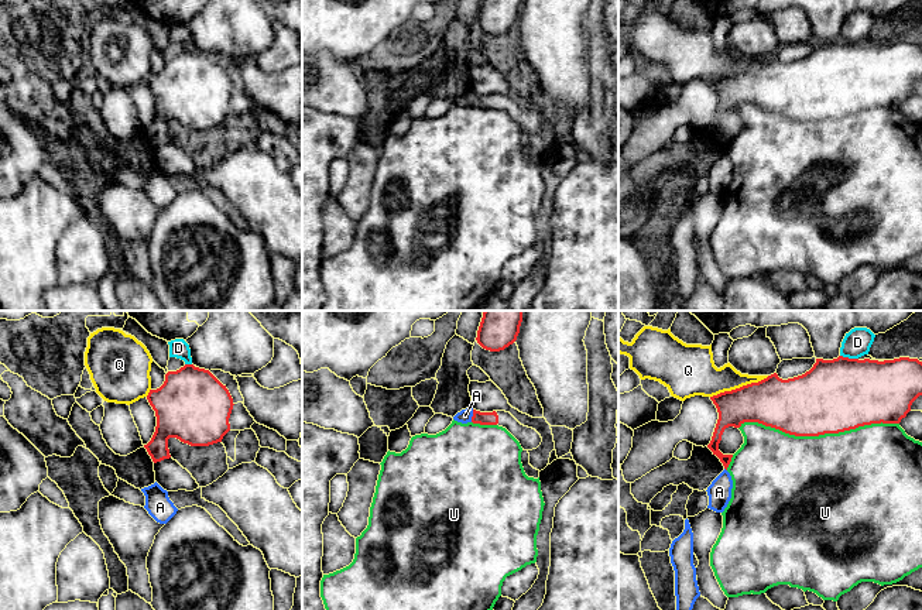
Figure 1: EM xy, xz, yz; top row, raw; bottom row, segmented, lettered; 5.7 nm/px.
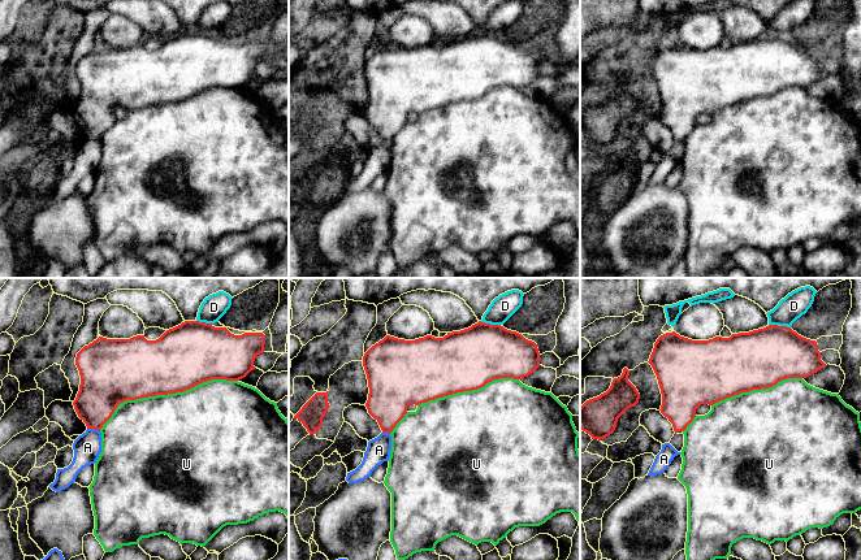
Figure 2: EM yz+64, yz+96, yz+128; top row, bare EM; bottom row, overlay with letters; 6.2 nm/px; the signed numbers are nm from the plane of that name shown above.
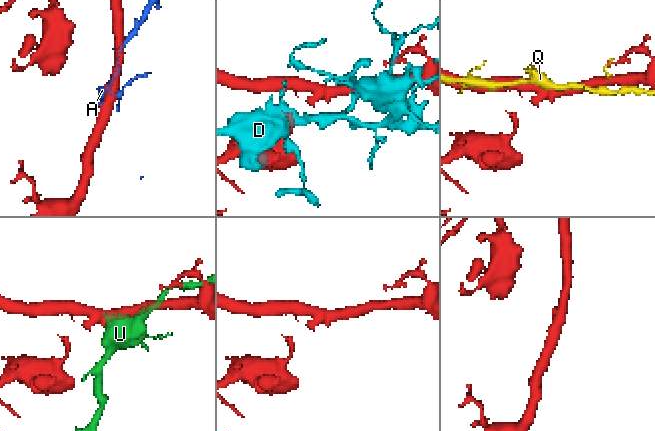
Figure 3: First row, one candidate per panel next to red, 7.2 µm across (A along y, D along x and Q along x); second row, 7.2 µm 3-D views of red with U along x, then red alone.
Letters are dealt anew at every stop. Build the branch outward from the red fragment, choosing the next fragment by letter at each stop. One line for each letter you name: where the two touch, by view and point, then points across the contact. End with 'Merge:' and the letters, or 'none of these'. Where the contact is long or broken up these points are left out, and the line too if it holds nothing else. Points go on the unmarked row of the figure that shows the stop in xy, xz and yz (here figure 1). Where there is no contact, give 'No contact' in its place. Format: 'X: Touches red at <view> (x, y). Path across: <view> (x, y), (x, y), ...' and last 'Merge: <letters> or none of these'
Merge: none of these

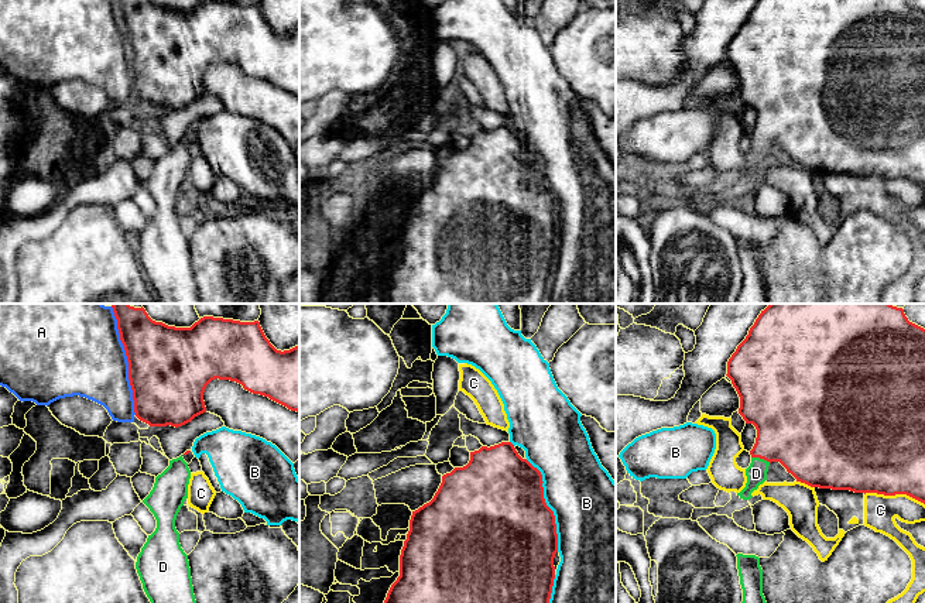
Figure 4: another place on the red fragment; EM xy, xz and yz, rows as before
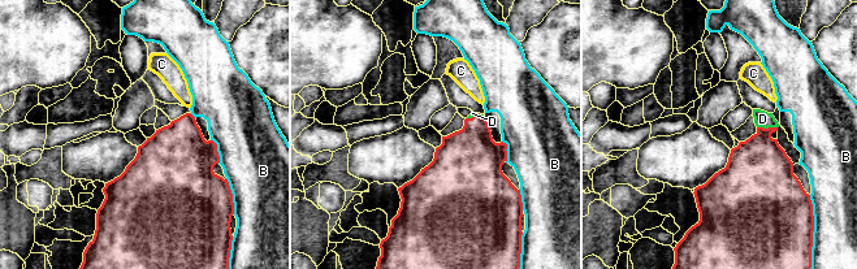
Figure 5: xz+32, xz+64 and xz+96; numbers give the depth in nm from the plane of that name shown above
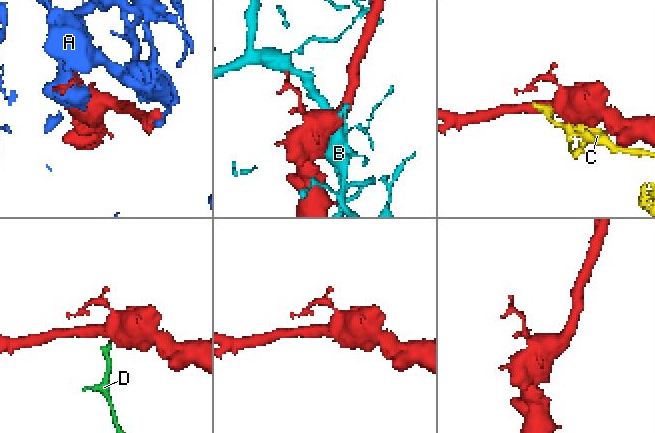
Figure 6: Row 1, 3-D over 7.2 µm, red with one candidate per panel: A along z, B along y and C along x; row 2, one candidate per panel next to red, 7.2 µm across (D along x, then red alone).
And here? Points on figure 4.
D: Touches red at yz (761, 141). Path across: yz (794, 112), (761, 141), (756, 157)
Merge: D

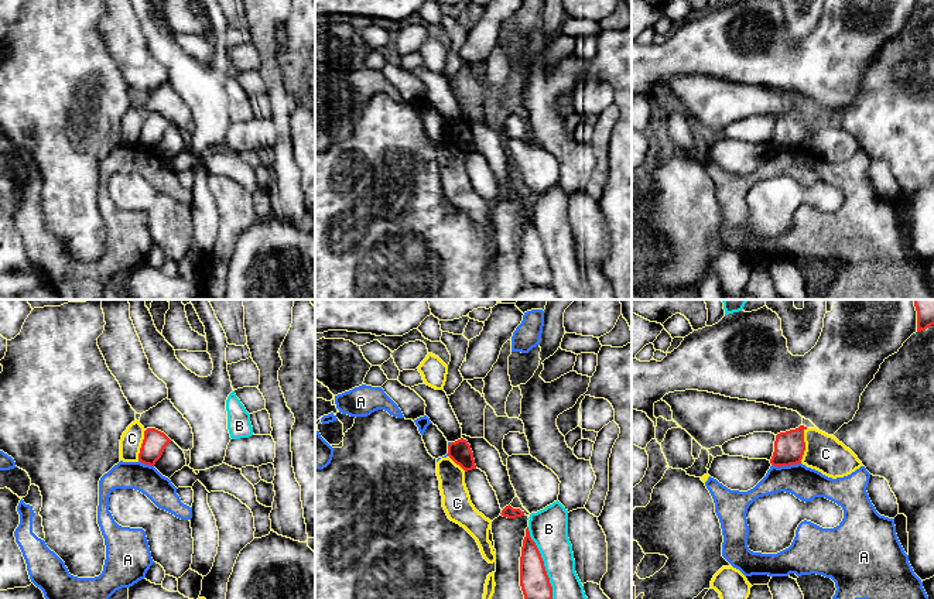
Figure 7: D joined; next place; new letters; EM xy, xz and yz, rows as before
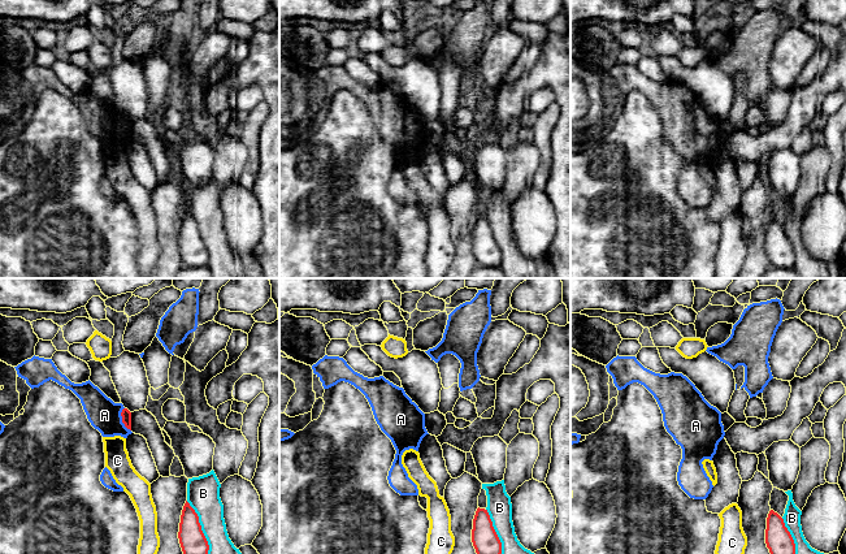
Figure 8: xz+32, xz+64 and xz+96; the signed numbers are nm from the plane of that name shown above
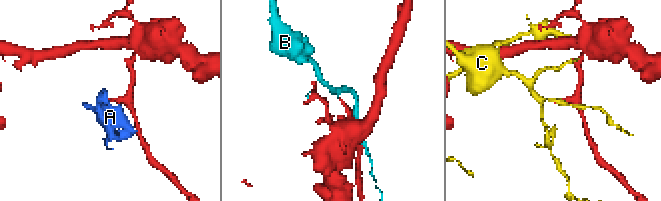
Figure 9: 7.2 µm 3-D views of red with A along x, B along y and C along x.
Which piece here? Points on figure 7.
Merge: none of these

